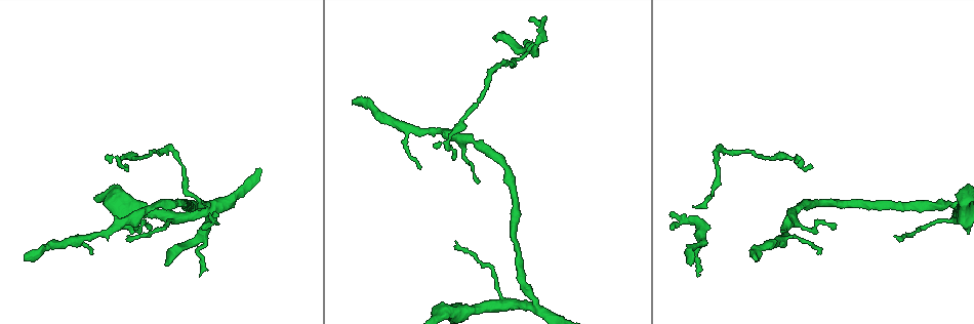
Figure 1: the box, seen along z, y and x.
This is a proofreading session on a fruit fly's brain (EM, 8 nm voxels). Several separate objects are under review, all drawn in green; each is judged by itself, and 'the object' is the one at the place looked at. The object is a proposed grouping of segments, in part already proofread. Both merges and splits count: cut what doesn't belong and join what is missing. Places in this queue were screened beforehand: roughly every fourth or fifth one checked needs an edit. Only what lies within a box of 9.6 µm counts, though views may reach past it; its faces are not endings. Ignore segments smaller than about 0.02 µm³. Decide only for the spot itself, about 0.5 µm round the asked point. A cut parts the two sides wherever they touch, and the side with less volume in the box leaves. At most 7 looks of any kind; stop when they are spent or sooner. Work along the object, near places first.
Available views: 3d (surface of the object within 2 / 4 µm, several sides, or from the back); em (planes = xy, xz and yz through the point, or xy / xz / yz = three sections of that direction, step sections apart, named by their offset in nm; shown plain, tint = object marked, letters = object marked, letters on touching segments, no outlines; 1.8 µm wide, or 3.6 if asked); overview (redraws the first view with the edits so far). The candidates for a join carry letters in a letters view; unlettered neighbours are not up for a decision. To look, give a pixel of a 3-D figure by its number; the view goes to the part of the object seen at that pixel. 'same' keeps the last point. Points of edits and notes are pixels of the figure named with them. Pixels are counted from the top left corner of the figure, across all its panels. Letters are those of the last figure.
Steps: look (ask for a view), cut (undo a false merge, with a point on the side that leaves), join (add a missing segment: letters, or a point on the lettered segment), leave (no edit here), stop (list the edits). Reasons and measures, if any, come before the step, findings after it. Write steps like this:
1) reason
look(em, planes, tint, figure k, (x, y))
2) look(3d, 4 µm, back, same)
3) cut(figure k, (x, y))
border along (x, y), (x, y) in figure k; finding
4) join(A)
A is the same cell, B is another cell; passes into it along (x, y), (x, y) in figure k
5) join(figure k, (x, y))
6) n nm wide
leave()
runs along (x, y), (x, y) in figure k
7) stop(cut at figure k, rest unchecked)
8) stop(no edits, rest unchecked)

an open end
look(em, xz, step 4, letters, figure 1, (691, 264))

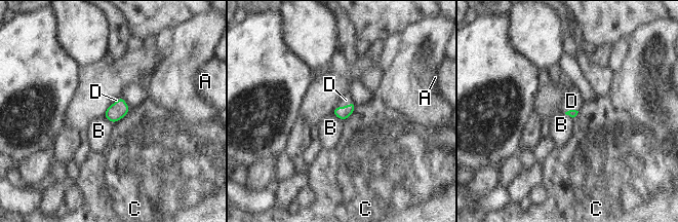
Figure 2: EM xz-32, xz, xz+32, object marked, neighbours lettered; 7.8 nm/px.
C touches over 170 nm
join(D)
D is the same cell, A, B and C are other cells; passes into it along (343, 113), (345, 106), (346, 100) in figure 2; it goes on there

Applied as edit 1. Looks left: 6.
long arm stops here
look(3d, 4 µm, figure 1, (203, 207))

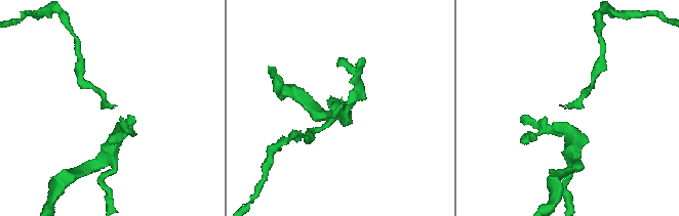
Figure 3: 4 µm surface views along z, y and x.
look(em, planes, letters, figure 3, (113, 104))

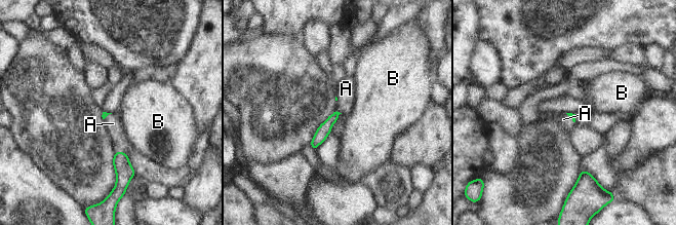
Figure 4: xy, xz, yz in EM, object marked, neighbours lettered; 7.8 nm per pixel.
join(A)
A is the same cell, B is another cell; passes into it along (324, 129), (339, 112), (346, 88) in figure 4; it goes on there

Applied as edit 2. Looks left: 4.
look(overview)

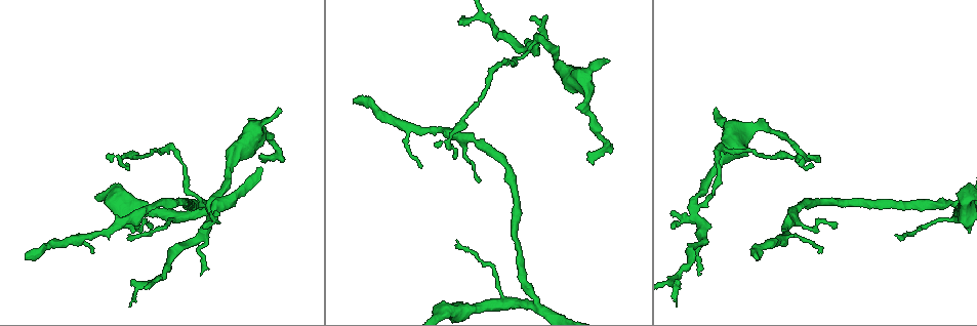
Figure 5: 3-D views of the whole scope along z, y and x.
tapers out
look(em, planes, letters, figure 5, (265, 162))

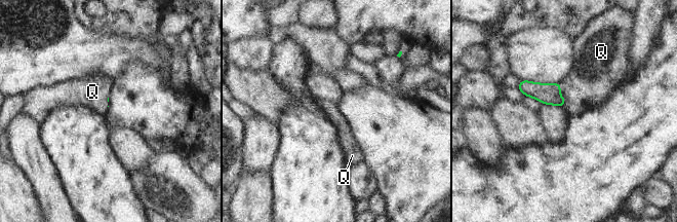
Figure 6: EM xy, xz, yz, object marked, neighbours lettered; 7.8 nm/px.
join(Q)
Q is the same cell; passes into it along (549, 94), (560, 95), (590, 83) in figure 6; the neuron continues

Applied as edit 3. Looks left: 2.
stop(join at figure 2, join at figure 4, join at figure 6, rest unchecked)

